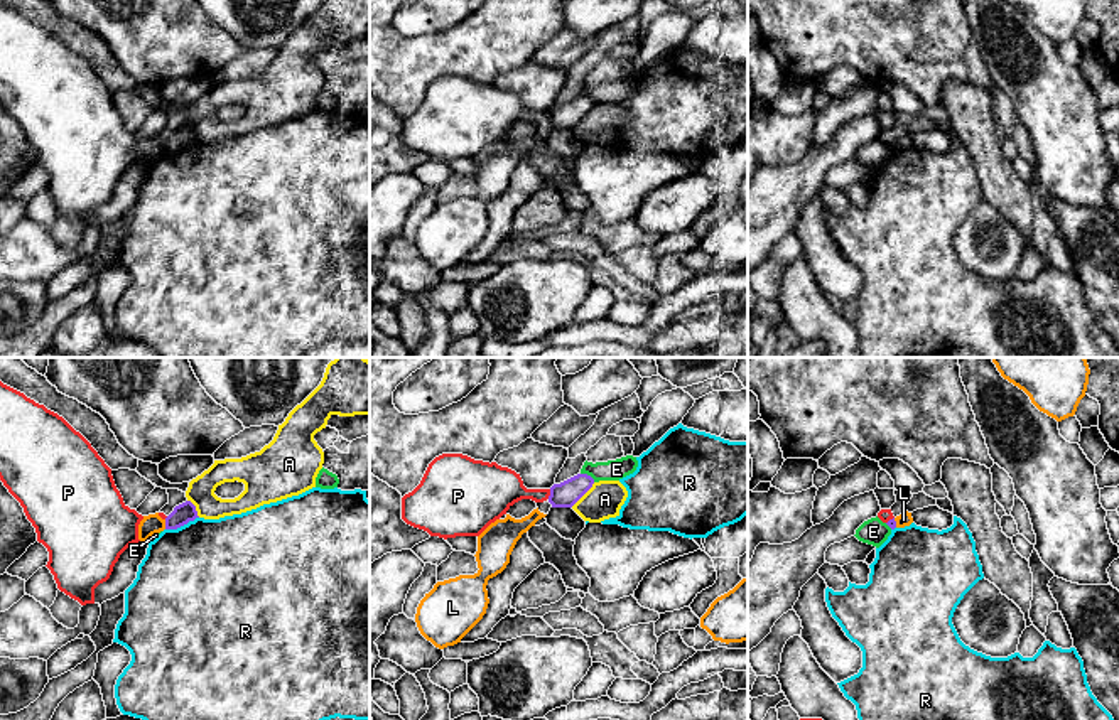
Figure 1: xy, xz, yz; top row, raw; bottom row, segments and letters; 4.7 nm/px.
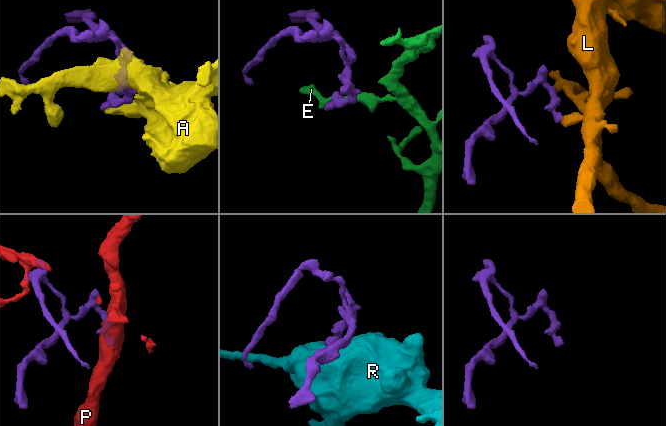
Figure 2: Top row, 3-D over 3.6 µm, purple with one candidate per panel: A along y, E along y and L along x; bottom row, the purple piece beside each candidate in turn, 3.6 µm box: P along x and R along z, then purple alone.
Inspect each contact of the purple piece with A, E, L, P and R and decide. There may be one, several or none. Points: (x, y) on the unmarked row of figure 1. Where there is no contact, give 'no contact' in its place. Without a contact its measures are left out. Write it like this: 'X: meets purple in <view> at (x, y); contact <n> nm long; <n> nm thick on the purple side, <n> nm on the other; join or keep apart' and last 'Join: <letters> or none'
A: meets purple in xz at (583, 117); contact 170 nm long; 120 nm thick on the purple side, 170 nm on the other; keep apart
E: meets purple in xz at (586, 96); contact 80 nm long; 120 nm thick on the purple side, 100 nm on the other; keep apart
L: meets purple in xy at (166, 147); contact 50 nm long; 90 nm thick on the purple side, 90 nm on the other; keep apart
P: meets purple in xz at (551, 117); contact 50 nm long; 120 nm thick on the purple side, 200 nm on the other; keep apart
R: meets purple in xy at (181, 147); contact 170 nm long; 90 nm thick on the purple side, 480 nm on the other; keep apart
Join: none

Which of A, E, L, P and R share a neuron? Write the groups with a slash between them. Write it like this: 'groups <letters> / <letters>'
groups A / E / L / P / R

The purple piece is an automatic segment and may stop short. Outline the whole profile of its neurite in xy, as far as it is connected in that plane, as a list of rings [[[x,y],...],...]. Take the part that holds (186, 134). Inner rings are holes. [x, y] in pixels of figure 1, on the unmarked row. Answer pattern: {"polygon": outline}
{"polygon": [[[186,123],[176,128],[174,133],[165,140],[165,152],[177,152],[196,140],[199,140],[196,128],[191,123]]]}

